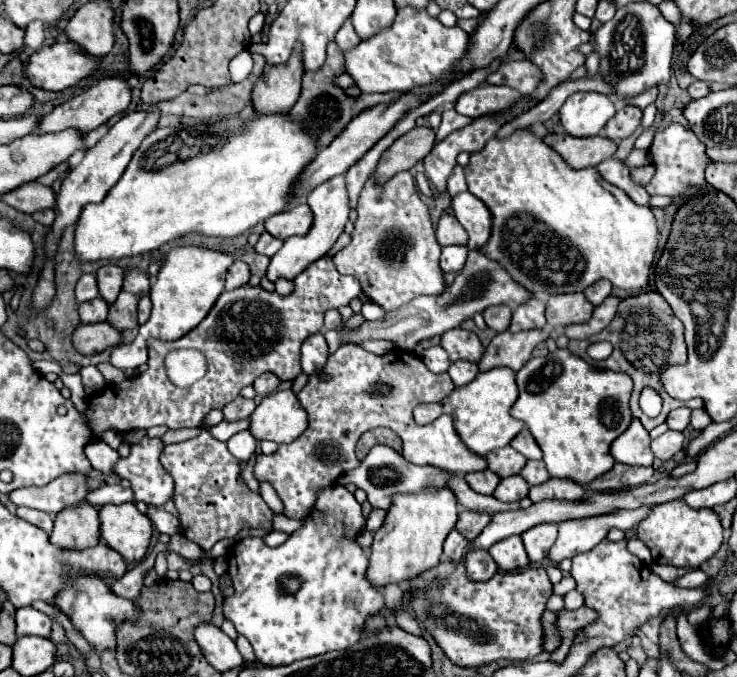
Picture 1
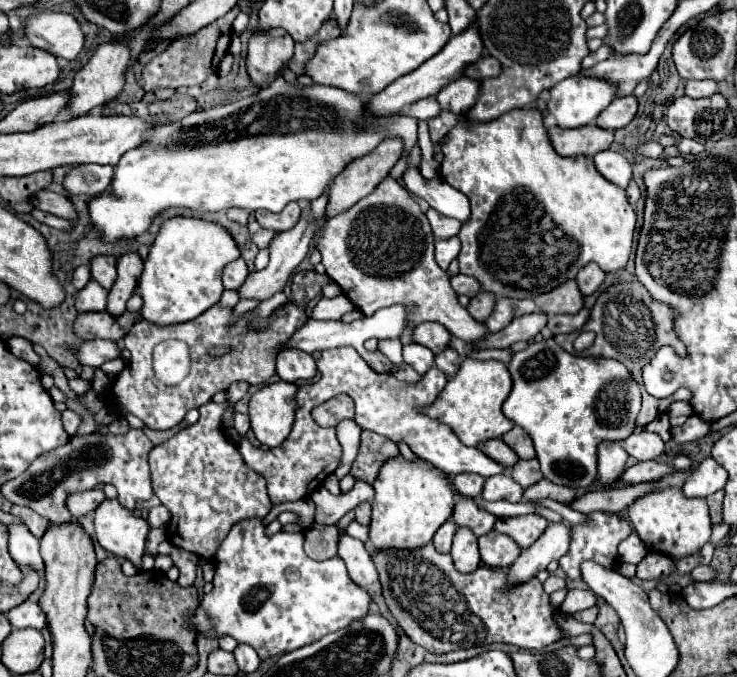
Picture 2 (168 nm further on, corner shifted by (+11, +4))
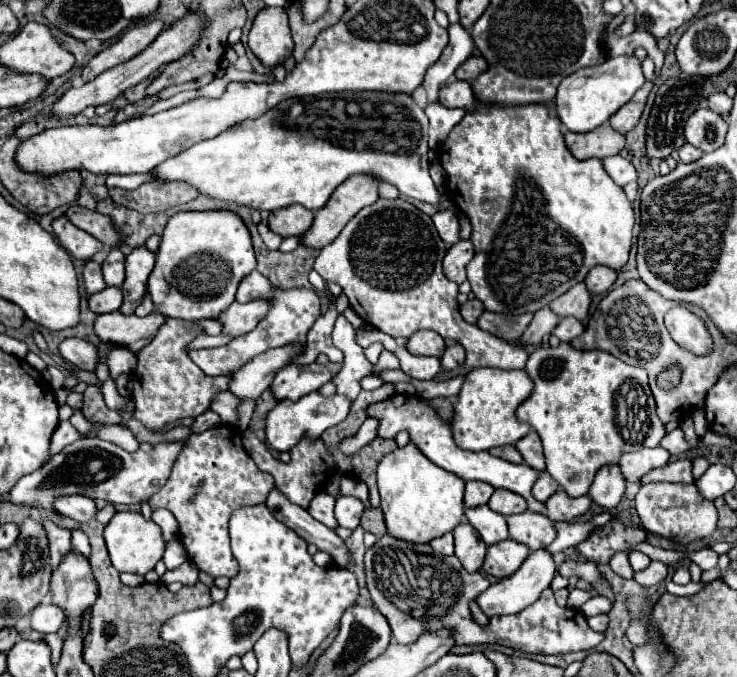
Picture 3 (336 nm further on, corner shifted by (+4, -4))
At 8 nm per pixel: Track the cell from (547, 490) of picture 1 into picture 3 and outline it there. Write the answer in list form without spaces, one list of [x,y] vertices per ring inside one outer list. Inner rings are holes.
[[[558,490],[546,502],[546,516],[550,520],[572,522],[572,520],[580,518],[582,514],[586,514],[588,508],[590,508],[590,504],[592,504],[592,500],[588,496],[572,498],[572,496],[564,494],[564,490]]]

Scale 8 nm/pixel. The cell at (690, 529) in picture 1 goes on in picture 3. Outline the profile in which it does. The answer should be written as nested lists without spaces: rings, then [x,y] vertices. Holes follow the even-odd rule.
[[[666,482],[644,484],[636,494],[636,512],[640,516],[640,526],[646,532],[682,546],[694,540],[710,538],[718,522],[718,512],[714,504],[702,498],[694,484],[666,484]]]

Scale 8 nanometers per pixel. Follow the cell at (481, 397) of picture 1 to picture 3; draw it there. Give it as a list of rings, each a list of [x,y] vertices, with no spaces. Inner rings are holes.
[[[474,368],[468,372],[466,382],[458,394],[452,414],[454,442],[472,452],[490,450],[494,446],[514,444],[520,436],[528,434],[530,426],[516,420],[516,408],[532,392],[532,380],[524,370],[500,370],[500,368]]]

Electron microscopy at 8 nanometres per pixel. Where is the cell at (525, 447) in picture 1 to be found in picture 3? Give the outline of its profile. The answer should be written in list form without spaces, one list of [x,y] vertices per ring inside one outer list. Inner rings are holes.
[[[530,430],[524,438],[520,438],[516,444],[516,450],[522,454],[524,462],[528,466],[532,466],[534,470],[544,470],[544,454],[542,454],[542,444],[540,444],[540,438],[534,430]]]

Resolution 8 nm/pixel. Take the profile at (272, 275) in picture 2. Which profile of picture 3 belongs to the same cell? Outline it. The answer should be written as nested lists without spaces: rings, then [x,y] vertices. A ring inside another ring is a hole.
[[[260,298],[260,300],[250,300],[250,302],[232,302],[226,314],[222,314],[218,320],[224,324],[224,334],[230,336],[242,336],[250,330],[256,328],[256,324],[268,314],[272,308],[272,300]]]

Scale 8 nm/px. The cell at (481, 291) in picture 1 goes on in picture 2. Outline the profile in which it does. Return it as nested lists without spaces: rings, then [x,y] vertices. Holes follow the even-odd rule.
[[[389,306],[389,308],[383,308],[379,310],[377,314],[373,316],[365,316],[361,320],[355,320],[351,324],[345,324],[345,322],[335,322],[335,320],[327,320],[327,322],[321,322],[321,320],[307,320],[305,326],[301,330],[297,330],[293,334],[293,338],[289,338],[289,342],[285,342],[285,346],[281,348],[293,348],[293,350],[301,350],[301,352],[315,352],[315,350],[325,350],[325,348],[337,348],[337,346],[353,346],[357,350],[363,348],[363,342],[369,340],[369,338],[377,338],[377,340],[383,340],[383,338],[397,338],[403,328],[407,326],[407,320],[405,320],[405,308],[403,306]]]

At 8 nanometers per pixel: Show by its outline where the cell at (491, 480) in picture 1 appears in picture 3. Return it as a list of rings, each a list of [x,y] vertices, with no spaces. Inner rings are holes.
[[[466,482],[466,494],[464,494],[464,506],[482,506],[490,500],[494,488],[486,482]]]

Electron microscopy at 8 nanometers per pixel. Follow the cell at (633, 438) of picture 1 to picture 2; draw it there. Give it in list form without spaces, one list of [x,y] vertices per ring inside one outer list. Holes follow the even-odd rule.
[[[601,442],[597,450],[597,482],[603,486],[611,486],[623,474],[623,466],[627,462],[627,452],[617,442]]]

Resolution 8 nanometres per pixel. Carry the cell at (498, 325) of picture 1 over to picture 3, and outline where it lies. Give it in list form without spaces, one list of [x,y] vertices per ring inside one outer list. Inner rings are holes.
[[[470,298],[466,304],[460,306],[460,314],[462,314],[464,320],[470,322],[470,324],[476,324],[478,318],[482,316],[482,312],[484,312],[484,306],[482,306],[482,302],[480,302],[478,298]]]

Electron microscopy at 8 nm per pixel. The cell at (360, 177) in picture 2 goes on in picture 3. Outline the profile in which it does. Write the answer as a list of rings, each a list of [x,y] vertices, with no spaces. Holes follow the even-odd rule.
[[[354,174],[332,194],[328,206],[316,212],[312,228],[302,236],[302,242],[310,248],[322,248],[332,242],[342,228],[368,204],[378,200],[380,180],[370,174]]]

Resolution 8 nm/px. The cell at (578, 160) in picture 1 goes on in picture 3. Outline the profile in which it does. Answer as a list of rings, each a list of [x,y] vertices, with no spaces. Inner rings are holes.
[[[600,126],[600,130],[590,130],[588,134],[566,132],[564,140],[570,154],[578,160],[616,156],[624,148],[624,134],[612,130],[610,126]]]

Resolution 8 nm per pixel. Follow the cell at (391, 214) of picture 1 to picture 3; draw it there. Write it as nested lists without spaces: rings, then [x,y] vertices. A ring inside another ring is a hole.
[[[380,198],[372,206],[362,208],[338,238],[320,250],[314,260],[314,270],[326,282],[340,284],[352,310],[366,324],[392,338],[410,338],[418,330],[434,330],[442,338],[452,338],[462,344],[466,350],[466,366],[462,366],[458,374],[478,366],[496,366],[502,370],[524,368],[528,352],[522,346],[496,338],[462,318],[456,300],[458,284],[450,282],[442,272],[444,254],[446,246],[428,214],[402,198]]]

